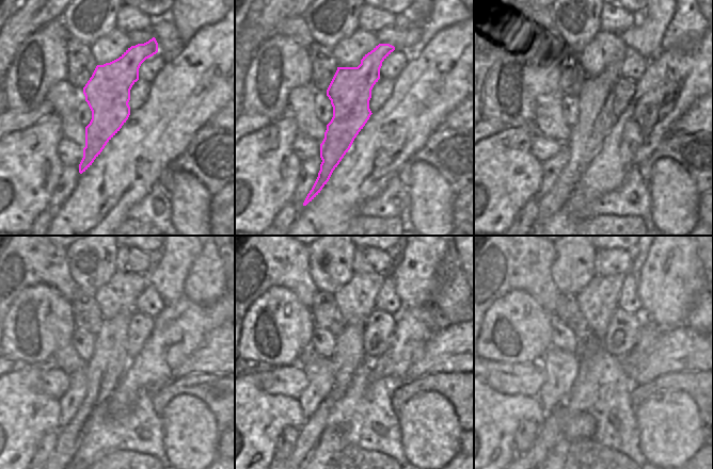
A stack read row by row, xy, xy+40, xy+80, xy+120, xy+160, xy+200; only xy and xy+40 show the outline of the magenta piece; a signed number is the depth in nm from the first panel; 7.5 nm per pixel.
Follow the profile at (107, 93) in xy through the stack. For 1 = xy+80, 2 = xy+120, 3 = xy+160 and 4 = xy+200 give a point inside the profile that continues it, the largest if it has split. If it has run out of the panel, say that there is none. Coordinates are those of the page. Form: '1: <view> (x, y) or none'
1: xy+80 (596, 117)
2: xy+120 (106, 368)
3: xy+160 (349, 353)
4: xy+200 (550, 433)

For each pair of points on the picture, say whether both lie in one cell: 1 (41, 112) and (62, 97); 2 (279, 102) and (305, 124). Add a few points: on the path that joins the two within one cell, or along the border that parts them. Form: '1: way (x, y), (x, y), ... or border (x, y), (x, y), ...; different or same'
1: border (45, 99), (50, 102), (53, 111); different
2: border (299, 86), (296, 86), (288, 94), (287, 109); different

